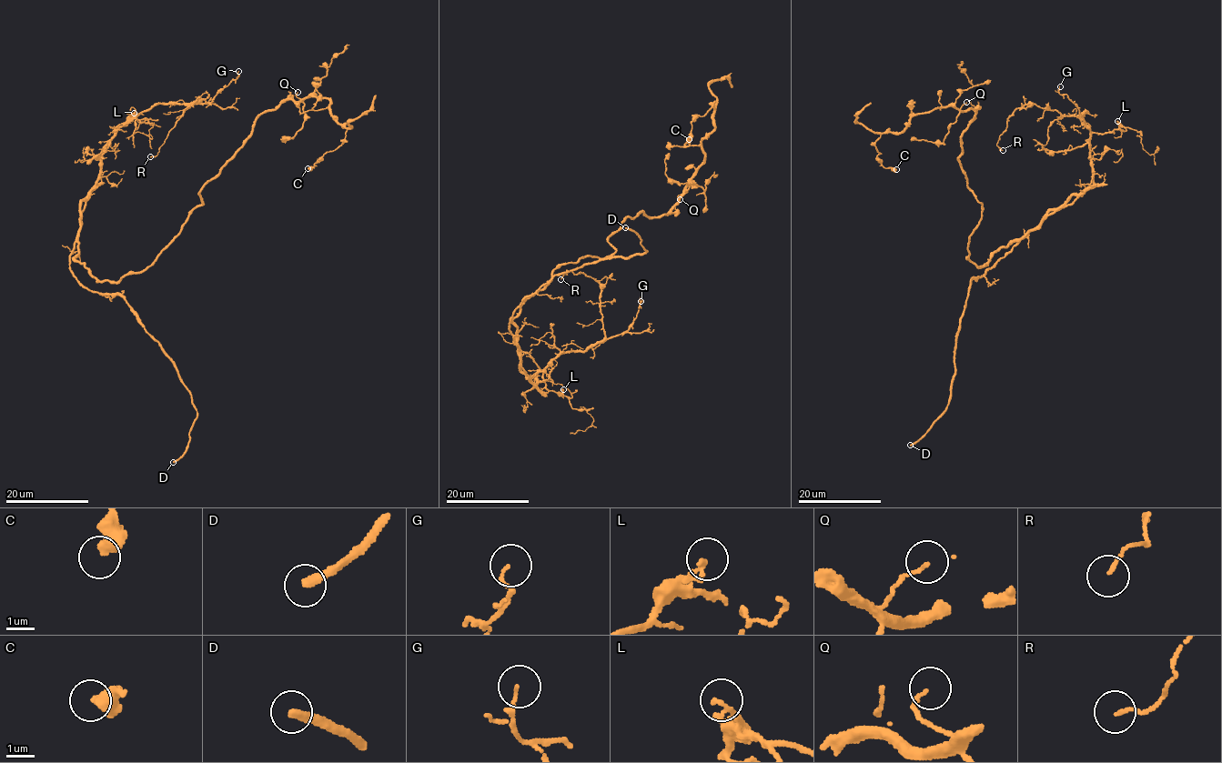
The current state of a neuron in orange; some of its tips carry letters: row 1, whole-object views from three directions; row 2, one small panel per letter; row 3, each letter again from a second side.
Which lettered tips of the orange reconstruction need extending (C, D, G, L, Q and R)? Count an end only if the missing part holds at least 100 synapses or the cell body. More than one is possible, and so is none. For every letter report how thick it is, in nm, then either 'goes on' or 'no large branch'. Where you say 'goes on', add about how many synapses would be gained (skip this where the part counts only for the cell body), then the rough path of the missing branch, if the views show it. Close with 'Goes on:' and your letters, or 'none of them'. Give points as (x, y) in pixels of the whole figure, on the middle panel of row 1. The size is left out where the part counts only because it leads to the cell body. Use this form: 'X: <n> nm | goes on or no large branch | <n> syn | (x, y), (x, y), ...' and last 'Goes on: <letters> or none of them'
C: 500 nm | no large branch
D: 260 nm | goes on | (625, 227), (558, 211), (492, 205), (494, 209)
G: 100 nm | no large branch
L: 130 nm | no large branch
Q: 100 nm | no large branch
R: 110 nm | no large branch
Goes on: D

